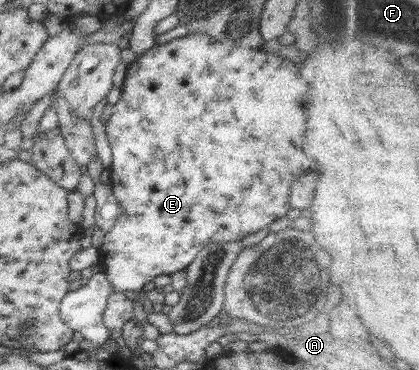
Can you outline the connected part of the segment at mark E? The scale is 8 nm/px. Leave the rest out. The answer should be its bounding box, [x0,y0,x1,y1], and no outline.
[98,29,310,292]

